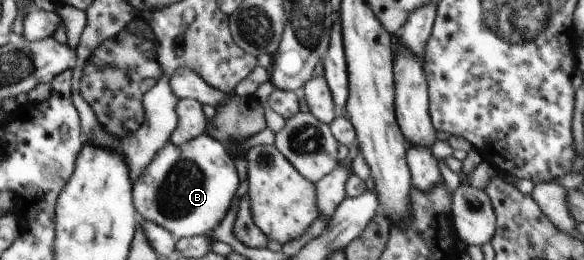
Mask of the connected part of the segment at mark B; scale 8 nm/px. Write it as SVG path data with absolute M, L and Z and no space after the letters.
M203 133L182 146L167 142L133 182L132 198L134 208L145 220L170 231L176 239L200 235L209 237L213 229L223 221L240 183L235 161L228 149L218 139Z

